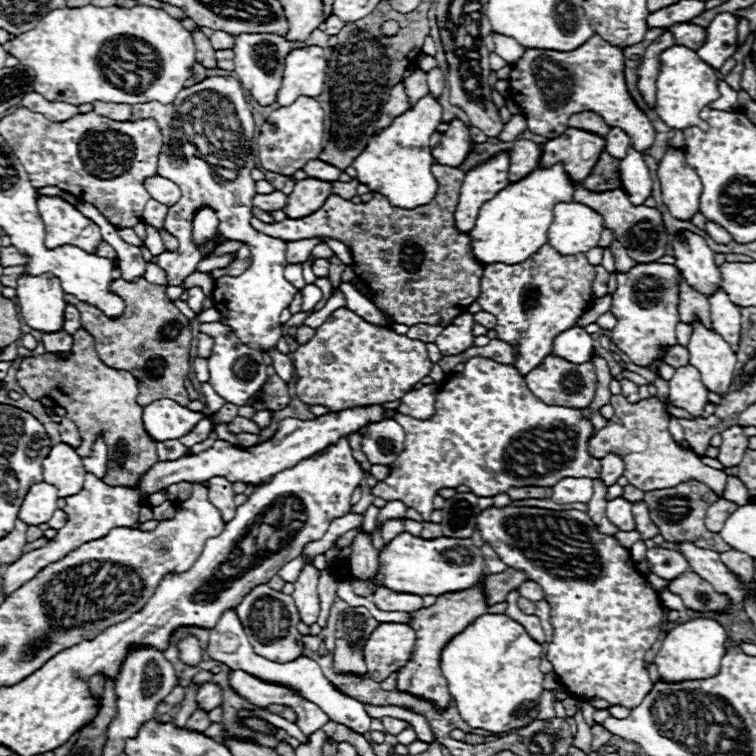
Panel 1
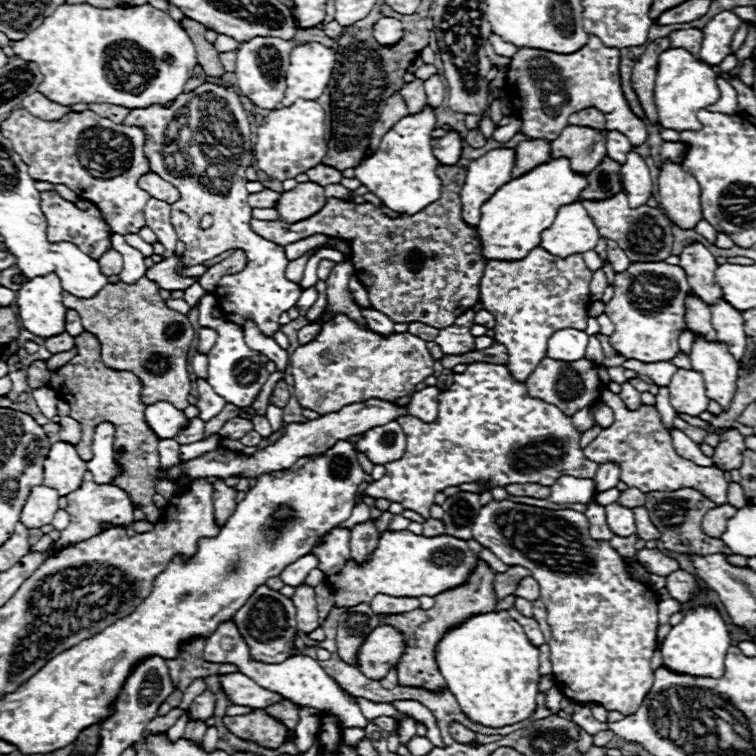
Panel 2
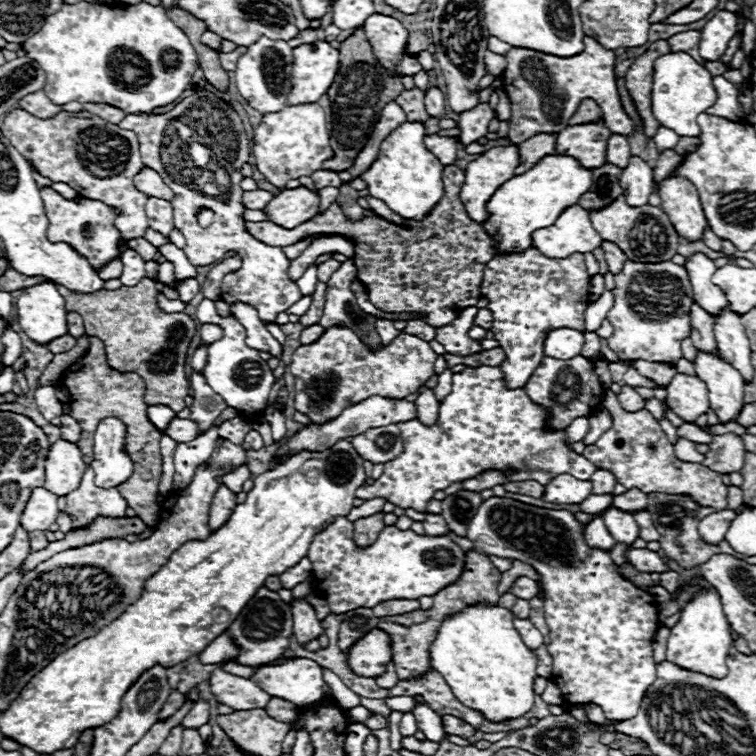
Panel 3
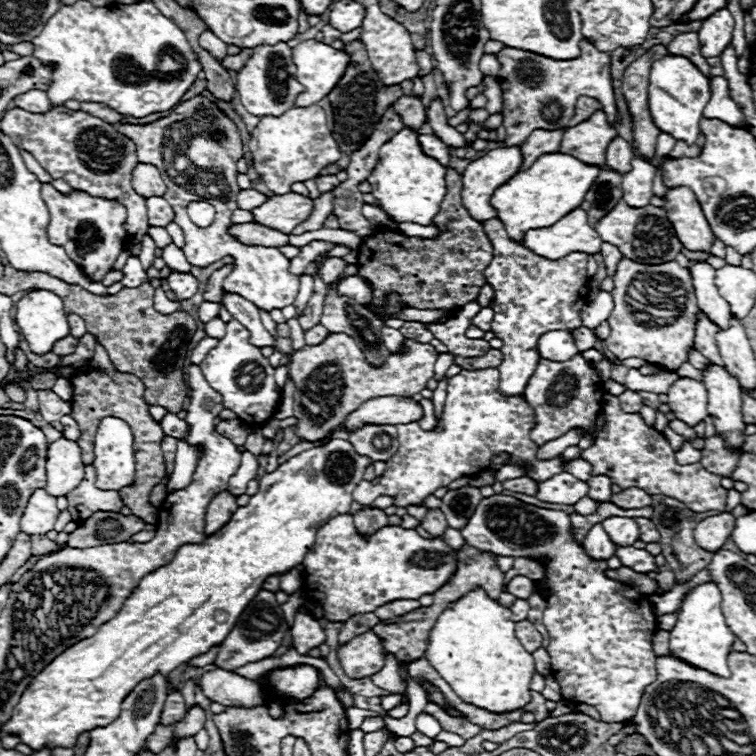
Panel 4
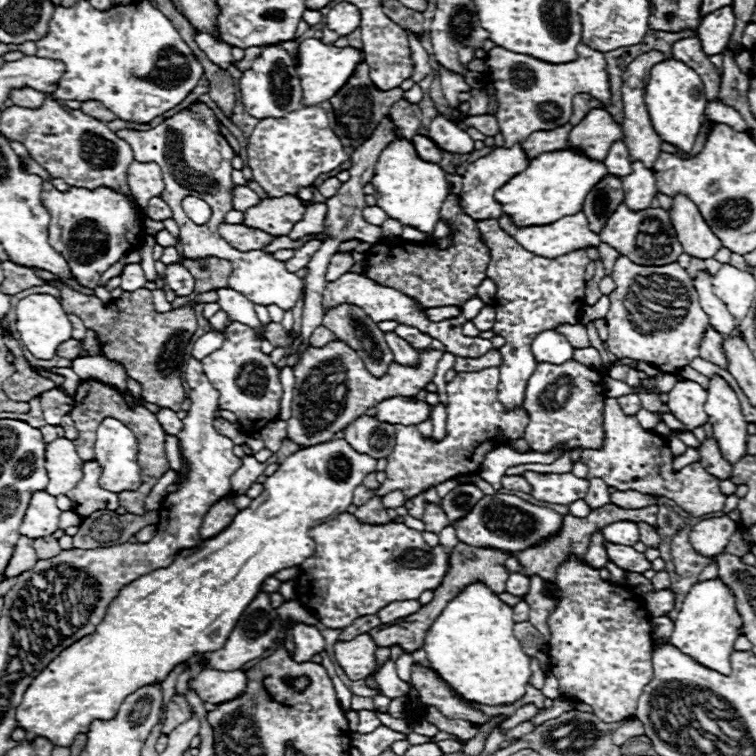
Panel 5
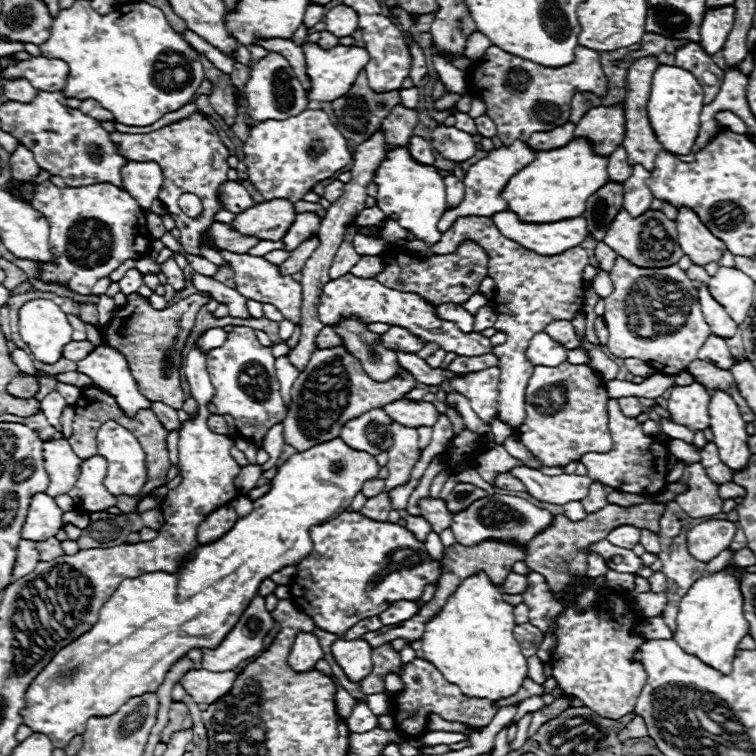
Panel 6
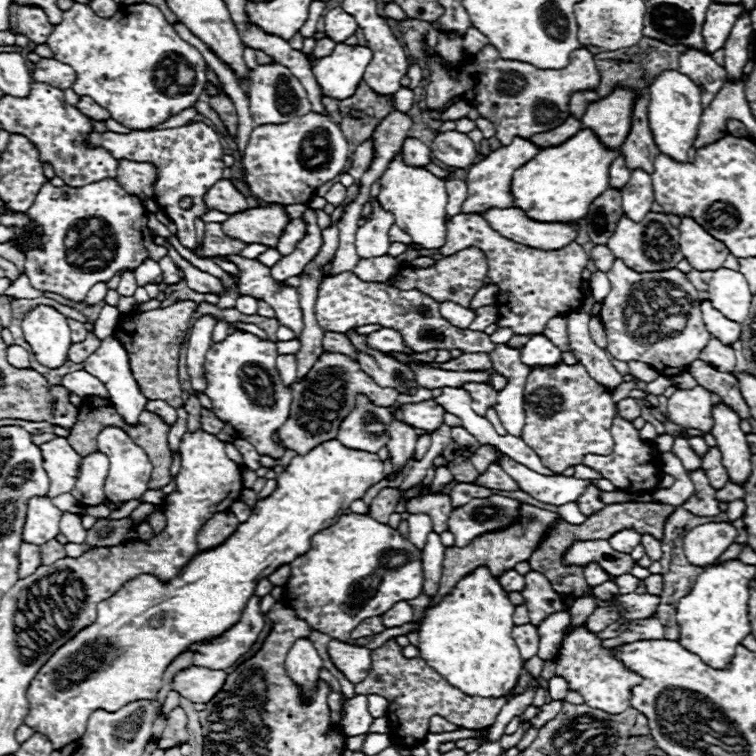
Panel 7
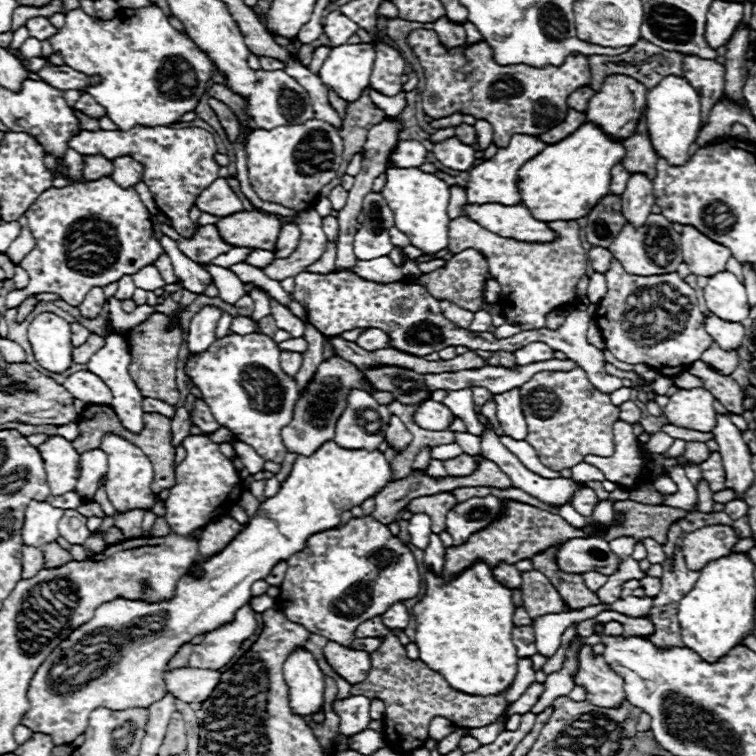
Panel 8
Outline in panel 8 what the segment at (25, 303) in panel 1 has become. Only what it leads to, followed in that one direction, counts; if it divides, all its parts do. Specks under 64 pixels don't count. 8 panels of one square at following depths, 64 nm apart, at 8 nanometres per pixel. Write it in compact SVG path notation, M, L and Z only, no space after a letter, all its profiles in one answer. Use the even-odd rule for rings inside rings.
M42 312L38 314L30 324L28 324L28 342L32 344L32 350L34 350L34 358L36 362L50 370L50 372L64 372L70 364L72 364L72 342L70 342L70 324L56 316L54 312Z

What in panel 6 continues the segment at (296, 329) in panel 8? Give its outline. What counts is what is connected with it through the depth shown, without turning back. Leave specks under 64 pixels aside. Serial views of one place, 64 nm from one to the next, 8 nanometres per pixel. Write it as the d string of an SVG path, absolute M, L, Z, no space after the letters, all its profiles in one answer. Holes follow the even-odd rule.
M218 250L218 254L230 264L230 268L234 270L234 284L236 290L248 298L248 300L256 300L256 302L264 302L264 304L274 304L284 318L290 318L292 322L300 322L300 302L302 302L302 286L300 282L296 282L292 276L282 276L280 268L272 262L268 262L262 256L250 256L250 254L234 254L230 250Z

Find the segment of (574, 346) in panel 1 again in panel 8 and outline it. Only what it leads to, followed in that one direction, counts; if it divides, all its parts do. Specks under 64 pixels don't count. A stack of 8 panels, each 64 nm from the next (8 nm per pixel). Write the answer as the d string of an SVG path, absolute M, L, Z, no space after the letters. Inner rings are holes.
M530 342L528 346L520 348L516 354L516 362L520 366L532 364L532 362L544 362L544 360L552 360L554 358L554 350L550 346L546 346L544 342Z

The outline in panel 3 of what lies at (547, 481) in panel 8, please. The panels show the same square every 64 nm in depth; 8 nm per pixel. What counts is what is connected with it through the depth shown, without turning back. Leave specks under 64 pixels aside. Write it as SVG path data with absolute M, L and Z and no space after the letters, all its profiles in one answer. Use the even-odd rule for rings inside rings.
M560 474L550 484L546 484L544 500L554 504L580 504L590 494L592 494L590 480L578 480L570 474Z

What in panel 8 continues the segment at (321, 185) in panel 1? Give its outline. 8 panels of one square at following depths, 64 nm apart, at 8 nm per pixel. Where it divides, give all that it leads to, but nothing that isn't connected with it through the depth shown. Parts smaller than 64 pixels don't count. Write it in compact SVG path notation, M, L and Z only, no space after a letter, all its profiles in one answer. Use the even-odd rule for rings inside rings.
M244 210L224 216L216 226L224 242L258 250L274 250L282 228L276 214L260 210Z

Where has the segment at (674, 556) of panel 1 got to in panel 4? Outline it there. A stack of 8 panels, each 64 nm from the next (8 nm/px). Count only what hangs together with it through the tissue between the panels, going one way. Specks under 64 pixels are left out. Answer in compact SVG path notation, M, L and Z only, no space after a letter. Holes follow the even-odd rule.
M618 546L616 554L620 558L620 562L628 568L632 568L634 572L640 574L648 574L648 572L658 572L660 568L656 566L656 560L650 552L646 550L638 550L634 546Z

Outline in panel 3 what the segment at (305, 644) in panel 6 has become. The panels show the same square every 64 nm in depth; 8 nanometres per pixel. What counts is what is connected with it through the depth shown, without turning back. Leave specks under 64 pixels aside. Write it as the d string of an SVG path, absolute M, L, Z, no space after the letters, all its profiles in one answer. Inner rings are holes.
M294 600L292 602L292 614L294 614L294 636L298 642L308 642L312 638L318 638L324 628L320 626L320 620L316 618L314 608L308 604L308 600Z

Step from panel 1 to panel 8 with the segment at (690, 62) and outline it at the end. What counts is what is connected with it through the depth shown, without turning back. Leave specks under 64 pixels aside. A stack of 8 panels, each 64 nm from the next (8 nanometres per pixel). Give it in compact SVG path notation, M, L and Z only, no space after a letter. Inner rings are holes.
M672 74L662 78L658 86L648 90L646 104L648 104L648 114L646 114L648 134L654 150L658 152L658 156L666 158L674 166L686 164L690 160L688 148L700 132L700 94L690 86L686 78Z

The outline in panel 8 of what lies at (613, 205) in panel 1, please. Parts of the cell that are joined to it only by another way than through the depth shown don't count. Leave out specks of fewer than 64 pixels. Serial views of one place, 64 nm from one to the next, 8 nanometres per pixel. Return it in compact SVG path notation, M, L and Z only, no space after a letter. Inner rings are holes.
M650 214L646 224L640 228L634 228L630 226L630 222L626 222L626 226L622 226L622 230L618 232L618 238L614 238L614 242L608 248L612 256L622 262L626 272L638 276L674 272L682 262L680 234L672 228L672 222L666 220L662 214Z

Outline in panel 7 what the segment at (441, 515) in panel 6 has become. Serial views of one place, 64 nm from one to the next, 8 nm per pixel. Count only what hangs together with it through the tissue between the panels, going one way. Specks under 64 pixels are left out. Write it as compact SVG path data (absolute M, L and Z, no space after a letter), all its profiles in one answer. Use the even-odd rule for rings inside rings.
M444 494L418 496L418 498L408 500L408 506L406 506L406 512L410 512L410 514L416 514L416 512L418 514L428 514L430 520L432 520L432 528L438 534L446 530L450 510L452 510L450 498L444 496Z

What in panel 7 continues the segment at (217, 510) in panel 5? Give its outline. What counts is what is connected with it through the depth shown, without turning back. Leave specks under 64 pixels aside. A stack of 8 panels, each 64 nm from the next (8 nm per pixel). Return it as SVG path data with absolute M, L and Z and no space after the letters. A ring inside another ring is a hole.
M230 510L222 514L214 514L214 518L210 518L198 532L198 548L208 550L222 544L236 530L236 526L238 526L238 520Z

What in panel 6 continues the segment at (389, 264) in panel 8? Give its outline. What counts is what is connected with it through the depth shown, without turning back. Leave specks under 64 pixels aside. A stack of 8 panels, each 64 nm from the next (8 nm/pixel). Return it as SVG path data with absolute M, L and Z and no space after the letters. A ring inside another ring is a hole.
M361 256L357 264L351 269L350 273L361 278L374 278L380 270L382 270L380 258Z

